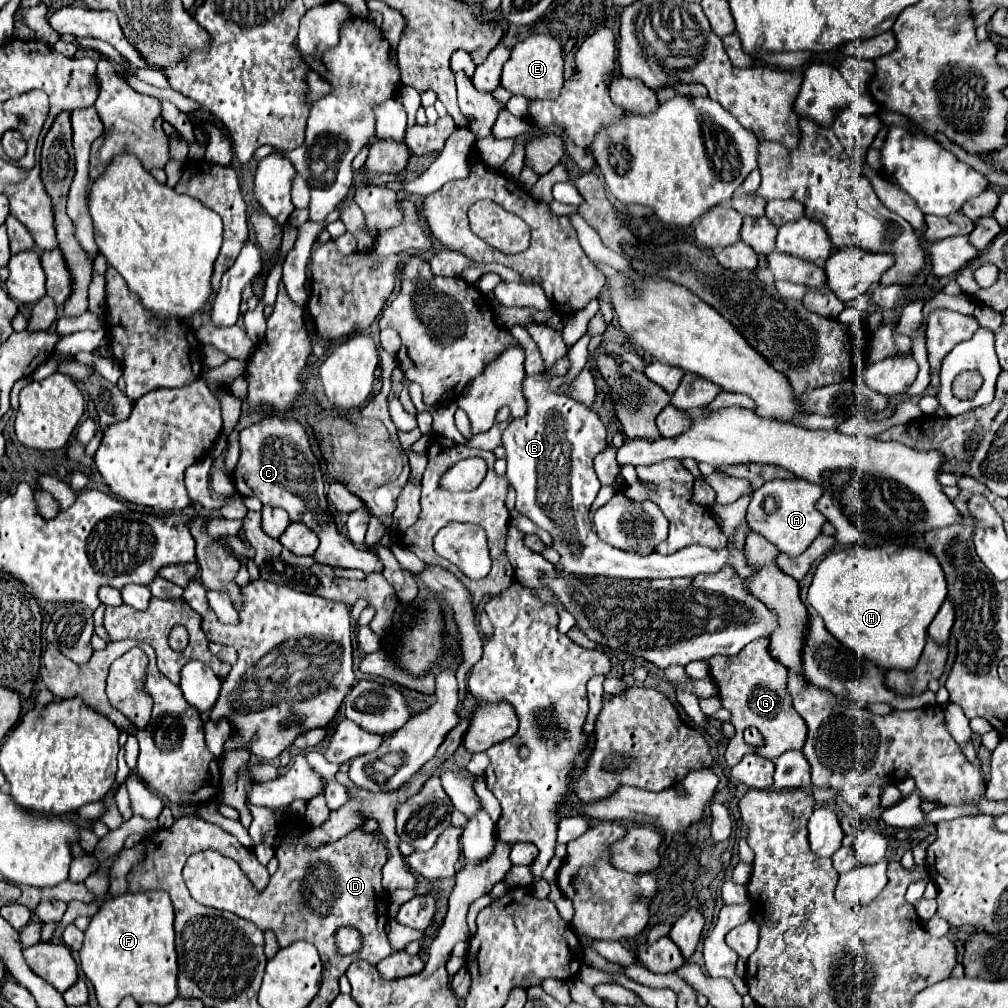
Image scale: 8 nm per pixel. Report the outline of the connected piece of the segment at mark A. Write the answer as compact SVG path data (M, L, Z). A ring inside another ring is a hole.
M802 477L772 479L752 493L746 517L748 525L756 533L764 535L770 543L774 543L778 551L786 553L788 557L798 557L822 533L822 525L826 523L826 517L816 509L820 495L822 495L820 485L806 481Z

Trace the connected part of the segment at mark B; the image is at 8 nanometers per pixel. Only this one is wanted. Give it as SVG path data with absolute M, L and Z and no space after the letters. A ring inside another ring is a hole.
M586 333L578 343L568 347L568 371L564 375L548 375L540 371L526 375L522 393L526 397L526 415L512 419L502 433L506 447L506 477L516 489L516 509L530 517L536 525L552 535L552 547L560 553L562 573L576 577L614 577L614 579L666 579L666 577L694 577L698 573L714 573L724 565L738 569L740 577L746 579L752 569L744 561L744 537L748 525L742 525L734 535L732 549L712 551L708 547L684 547L672 555L638 555L614 549L602 543L592 531L590 505L596 499L600 481L594 473L592 459L606 449L606 427L602 419L584 403L560 393L562 385L570 385L588 361L588 343L591 336Z

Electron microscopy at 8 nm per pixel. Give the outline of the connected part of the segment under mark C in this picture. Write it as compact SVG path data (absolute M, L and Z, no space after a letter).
M276 415L240 431L240 459L234 469L234 485L246 495L258 497L264 505L286 509L290 521L308 525L308 529L312 529L320 539L320 547L314 553L318 563L362 569L364 573L382 569L382 563L374 553L368 549L356 549L348 537L338 533L324 495L320 465L312 455L306 429L296 419Z

